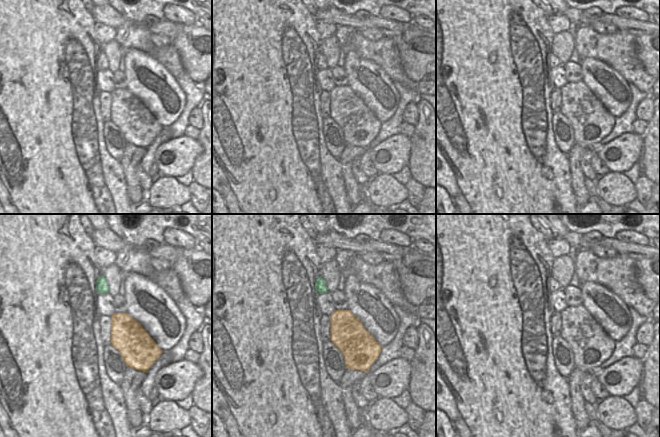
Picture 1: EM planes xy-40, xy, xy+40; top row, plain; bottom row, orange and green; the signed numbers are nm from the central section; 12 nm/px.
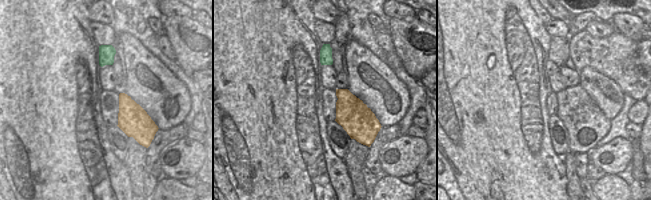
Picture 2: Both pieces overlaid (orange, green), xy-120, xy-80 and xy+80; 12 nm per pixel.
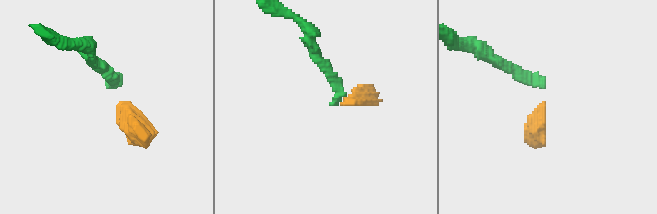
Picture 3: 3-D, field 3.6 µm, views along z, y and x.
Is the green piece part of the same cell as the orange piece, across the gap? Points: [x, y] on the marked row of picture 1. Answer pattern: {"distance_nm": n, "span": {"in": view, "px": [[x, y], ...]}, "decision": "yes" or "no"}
{"distance_nm": 240, "span": {"in": "xy", "px": [[334, 310], [327, 292]]}, "decision": "no"}

